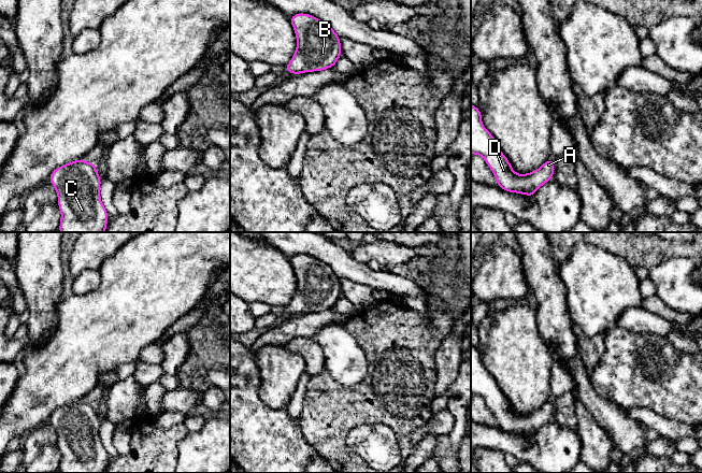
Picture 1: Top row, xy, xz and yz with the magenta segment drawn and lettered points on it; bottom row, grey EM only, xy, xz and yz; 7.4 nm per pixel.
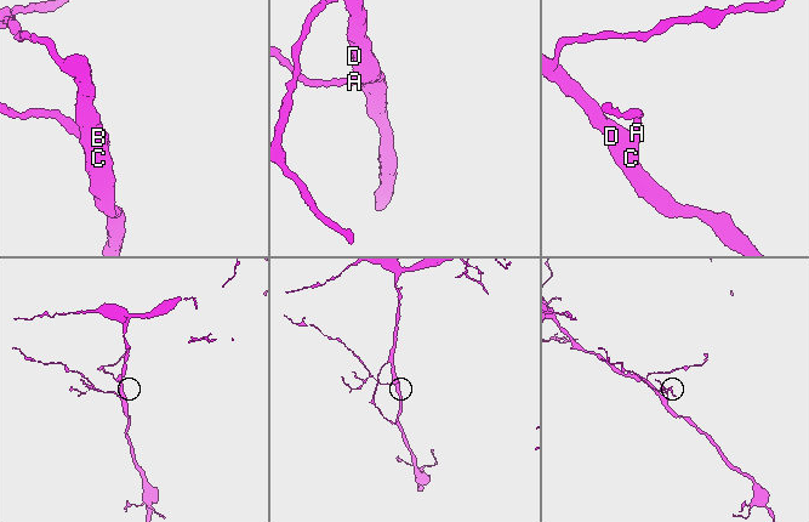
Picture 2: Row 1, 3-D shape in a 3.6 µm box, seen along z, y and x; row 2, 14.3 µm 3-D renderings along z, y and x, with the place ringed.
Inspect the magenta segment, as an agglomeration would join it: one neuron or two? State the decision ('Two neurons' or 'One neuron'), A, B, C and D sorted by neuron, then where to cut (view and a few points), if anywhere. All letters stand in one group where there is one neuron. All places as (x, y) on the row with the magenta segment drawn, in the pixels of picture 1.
One neuron. Groups: A B C D. No split

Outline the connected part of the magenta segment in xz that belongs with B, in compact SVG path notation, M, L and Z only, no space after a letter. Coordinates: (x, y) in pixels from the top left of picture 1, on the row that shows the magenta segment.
M298 13L289 18L297 38L297 48L285 69L295 74L333 68L341 54L340 37L331 26L313 15Z

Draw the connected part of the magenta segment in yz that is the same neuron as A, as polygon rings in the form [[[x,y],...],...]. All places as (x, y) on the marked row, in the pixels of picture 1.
[[[471,104],[471,154],[479,155],[486,160],[495,174],[497,185],[507,192],[533,197],[542,185],[550,182],[555,171],[554,158],[550,158],[540,169],[528,174],[515,173],[495,137],[483,126],[482,112],[473,104]]]

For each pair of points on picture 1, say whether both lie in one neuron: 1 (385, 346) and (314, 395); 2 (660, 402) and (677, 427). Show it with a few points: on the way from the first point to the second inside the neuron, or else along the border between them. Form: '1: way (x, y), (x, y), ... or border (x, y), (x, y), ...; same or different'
1: way (378, 369), (355, 395), (337, 395); same
2: border (650, 409), (660, 415), (690, 426); different

